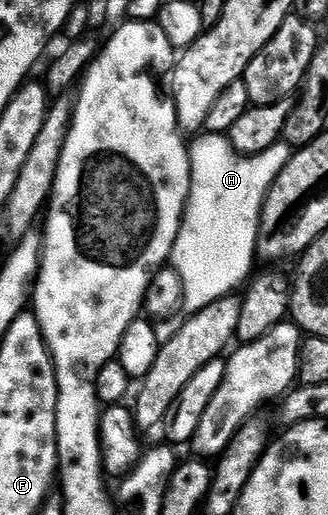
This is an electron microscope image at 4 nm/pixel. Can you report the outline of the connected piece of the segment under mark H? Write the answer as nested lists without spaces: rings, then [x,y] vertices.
[[[199,134],[190,141],[189,151],[191,189],[169,264],[180,275],[183,283],[182,311],[194,314],[213,302],[230,297],[234,288],[242,289],[252,275],[251,263],[255,260],[255,248],[259,244],[259,216],[263,213],[263,203],[273,182],[291,160],[293,149],[290,144],[276,142],[269,146],[269,150],[259,152],[256,156],[242,156],[226,135]]]

